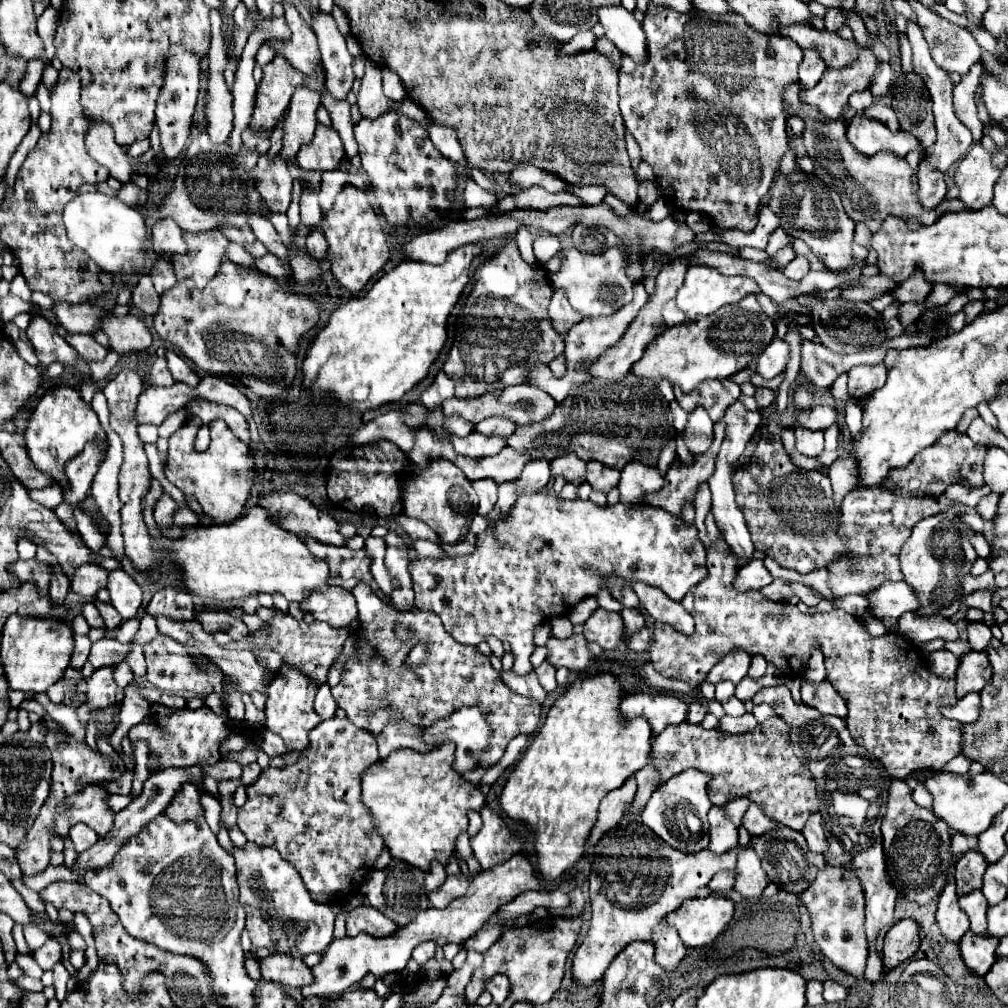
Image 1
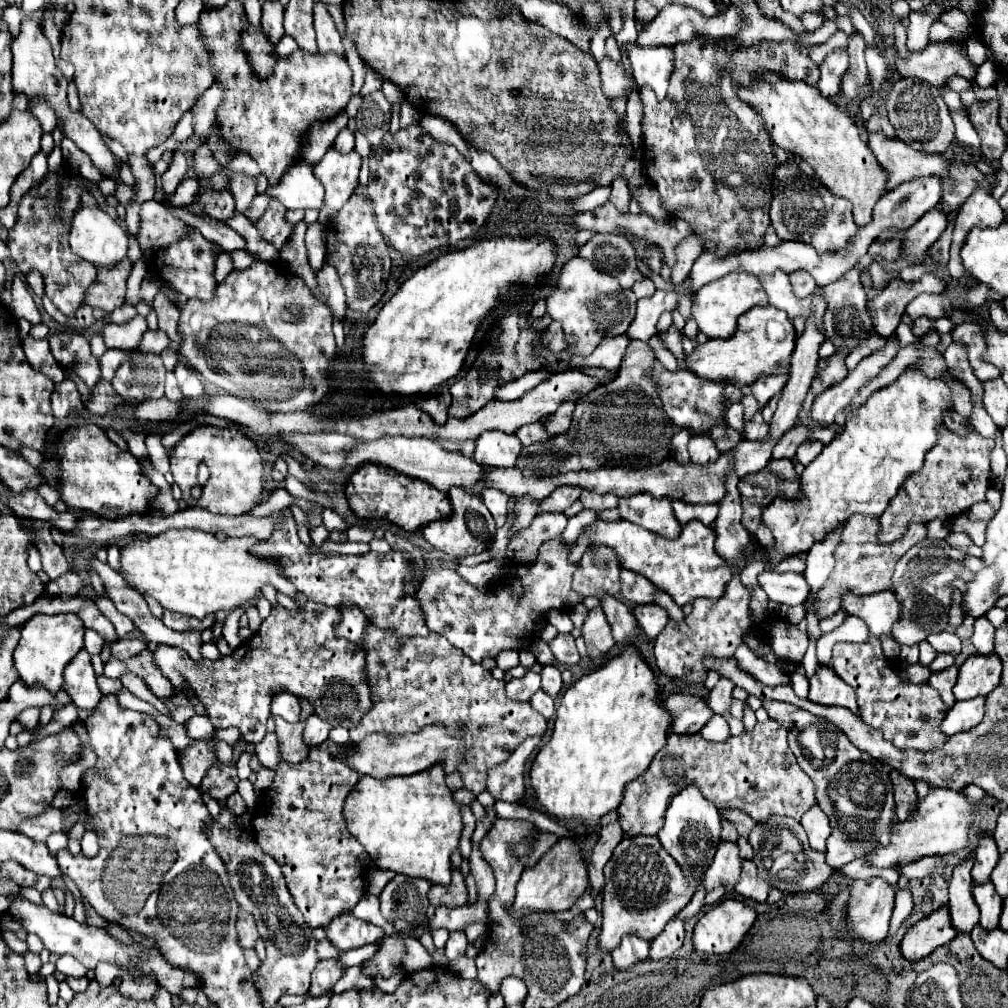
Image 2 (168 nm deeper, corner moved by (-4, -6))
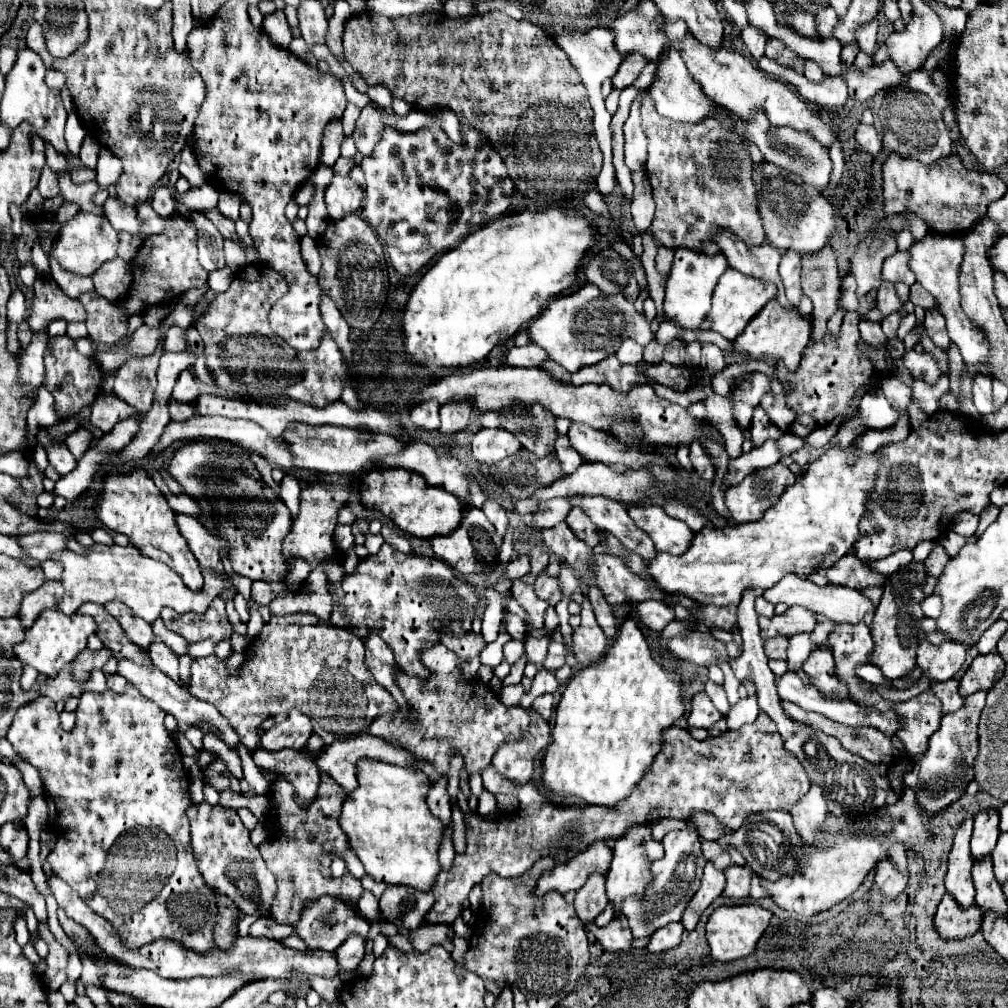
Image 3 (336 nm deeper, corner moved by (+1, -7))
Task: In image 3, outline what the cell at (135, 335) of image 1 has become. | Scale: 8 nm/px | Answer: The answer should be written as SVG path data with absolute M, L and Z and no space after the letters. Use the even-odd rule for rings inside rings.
M170 326L164 342L164 350L170 352L184 352L188 350L188 340L186 340L186 330L180 326Z

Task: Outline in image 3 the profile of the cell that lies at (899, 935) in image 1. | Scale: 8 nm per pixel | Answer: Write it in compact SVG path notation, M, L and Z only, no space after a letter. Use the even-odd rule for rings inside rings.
M946 894L936 910L934 924L936 924L938 934L942 934L942 938L946 938L946 940L968 938L980 930L982 916L984 916L984 912L976 904L970 908L962 908L954 900L954 896Z

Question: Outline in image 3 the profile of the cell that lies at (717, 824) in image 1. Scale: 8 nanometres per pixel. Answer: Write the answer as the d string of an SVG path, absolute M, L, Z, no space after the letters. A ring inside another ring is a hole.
M708 862L704 866L704 874L702 874L702 886L700 890L694 894L692 902L686 906L684 916L682 916L682 924L686 930L694 930L702 912L722 894L724 890L724 874L722 870L716 870L712 862Z

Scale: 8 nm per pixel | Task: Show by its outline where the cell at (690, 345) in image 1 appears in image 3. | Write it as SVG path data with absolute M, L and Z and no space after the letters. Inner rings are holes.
M770 300L762 312L746 326L746 330L734 340L734 348L736 350L746 350L752 358L762 358L762 356L770 356L770 358L782 358L788 370L796 370L800 366L804 348L808 346L812 338L812 316L804 316L800 314L796 308L782 308L776 300Z

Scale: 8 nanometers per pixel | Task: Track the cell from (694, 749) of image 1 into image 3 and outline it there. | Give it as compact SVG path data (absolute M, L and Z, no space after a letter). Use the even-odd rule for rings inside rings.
M760 712L752 724L744 724L738 730L726 730L720 736L708 736L706 740L694 740L678 726L664 730L662 746L652 766L644 772L634 792L614 804L614 808L592 804L562 808L550 802L532 782L514 784L506 776L494 772L492 766L483 770L481 776L484 788L494 795L515 795L518 790L524 790L524 800L520 810L502 816L502 822L484 820L476 812L464 814L468 826L466 852L456 854L448 872L438 874L432 886L436 902L426 914L428 924L452 924L460 916L460 906L470 890L490 872L496 872L502 878L516 878L530 870L530 866L542 856L552 856L556 864L562 864L584 852L592 842L620 838L632 824L652 824L658 818L686 820L694 810L710 812L730 830L738 830L750 812L788 810L810 788L806 770L796 756L784 748L776 724L764 712Z

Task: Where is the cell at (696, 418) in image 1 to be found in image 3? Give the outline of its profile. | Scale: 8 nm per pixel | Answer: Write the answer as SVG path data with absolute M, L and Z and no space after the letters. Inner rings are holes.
M692 442L690 444L690 460L694 464L694 472L702 478L702 480L708 480L712 482L714 476L716 476L716 466L710 458L710 454L704 450L704 446L700 442Z

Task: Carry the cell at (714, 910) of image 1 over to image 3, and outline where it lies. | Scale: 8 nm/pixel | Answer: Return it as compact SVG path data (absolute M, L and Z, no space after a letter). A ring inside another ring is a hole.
M740 904L740 906L720 906L712 912L708 924L706 924L706 938L712 950L712 958L720 962L732 962L738 958L744 958L754 952L756 942L768 928L772 918L772 912L758 904Z

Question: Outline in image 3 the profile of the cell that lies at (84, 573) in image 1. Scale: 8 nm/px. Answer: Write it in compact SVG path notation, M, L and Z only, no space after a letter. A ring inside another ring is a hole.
M46 580L38 590L24 594L20 614L18 614L22 628L28 630L32 626L34 618L38 618L38 614L42 610L54 608L54 598L58 598L58 594L62 594L62 584L56 580Z

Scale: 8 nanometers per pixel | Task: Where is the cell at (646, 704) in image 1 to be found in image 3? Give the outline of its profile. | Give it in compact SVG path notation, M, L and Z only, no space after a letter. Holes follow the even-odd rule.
M700 692L692 698L692 712L688 714L688 724L690 726L698 726L698 728L710 728L714 726L718 720L722 720L724 714L718 712L712 704L712 700Z

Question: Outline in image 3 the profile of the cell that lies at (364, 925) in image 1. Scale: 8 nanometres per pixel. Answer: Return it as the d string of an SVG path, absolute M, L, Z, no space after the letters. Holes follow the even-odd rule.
M322 896L318 900L306 902L306 906L300 912L300 920L294 924L296 934L306 942L308 948L322 948L334 952L350 934L362 934L368 936L370 924L360 918L348 904L344 904L340 898L334 896Z

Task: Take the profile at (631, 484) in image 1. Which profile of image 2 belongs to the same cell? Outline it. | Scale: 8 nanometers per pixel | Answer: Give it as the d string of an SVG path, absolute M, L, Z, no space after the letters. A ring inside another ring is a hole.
M633 493L619 499L619 513L623 519L663 537L677 537L681 529L667 497L657 499L651 493Z

